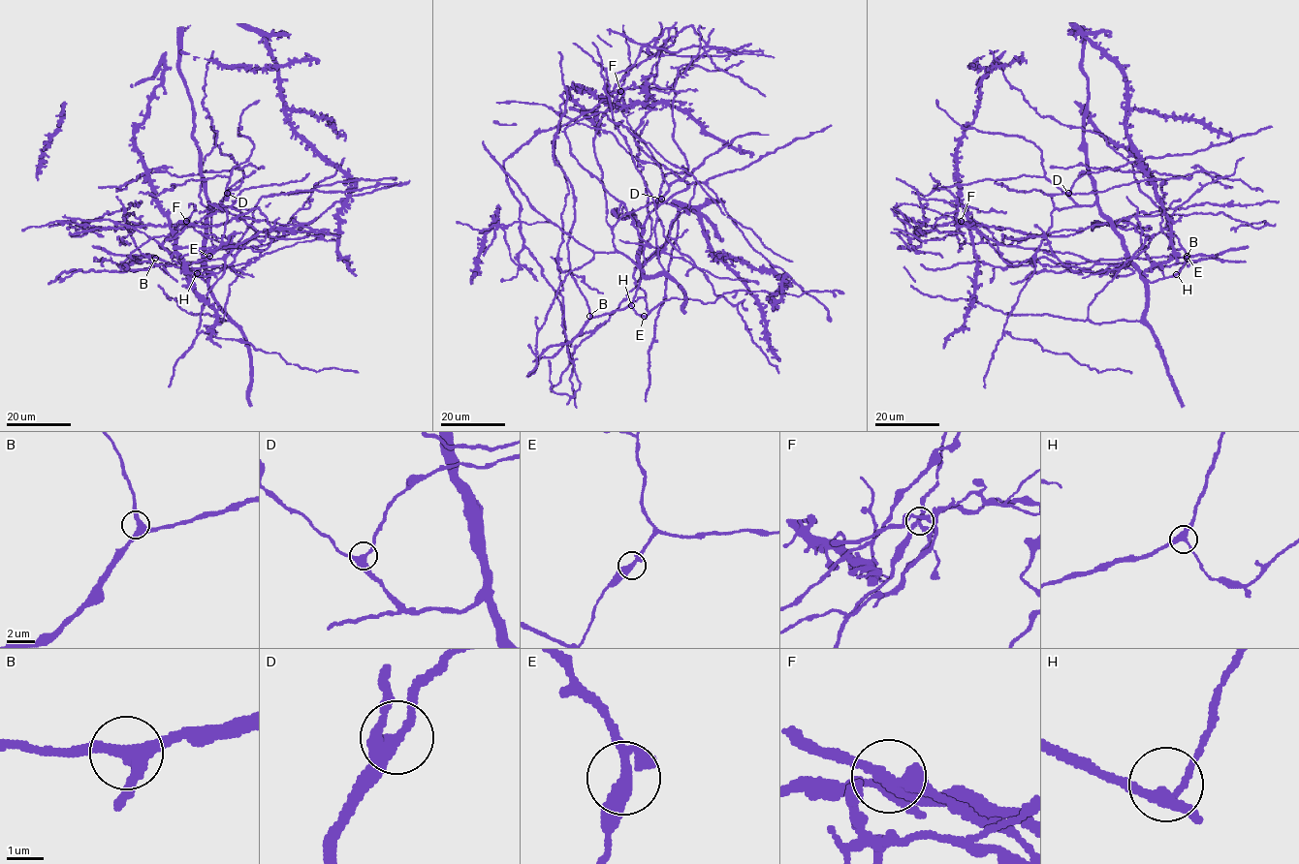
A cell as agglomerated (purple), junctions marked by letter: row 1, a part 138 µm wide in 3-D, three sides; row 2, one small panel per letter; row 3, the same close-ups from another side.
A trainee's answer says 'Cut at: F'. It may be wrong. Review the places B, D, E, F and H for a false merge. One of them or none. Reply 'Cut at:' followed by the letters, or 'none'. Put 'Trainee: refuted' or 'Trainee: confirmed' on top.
Trainee: confirmed
Cut at: F

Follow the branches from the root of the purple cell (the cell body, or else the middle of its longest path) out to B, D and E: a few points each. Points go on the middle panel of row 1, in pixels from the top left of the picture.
B: (607, 111), (593, 140), (606, 221), (613, 246), (641, 268), (641, 278), (626, 307), (589, 316)
D: (607, 111), (596, 129), (611, 132), (631, 155), (663, 164), (687, 182), (686, 188), (656, 206), (661, 199)
E: (607, 111), (593, 140), (602, 172), (606, 221), (613, 246), (641, 270), (631, 306), (644, 316)

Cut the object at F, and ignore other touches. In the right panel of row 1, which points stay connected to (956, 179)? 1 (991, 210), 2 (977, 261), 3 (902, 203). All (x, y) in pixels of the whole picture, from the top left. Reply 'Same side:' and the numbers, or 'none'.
Same side: 2, 3

